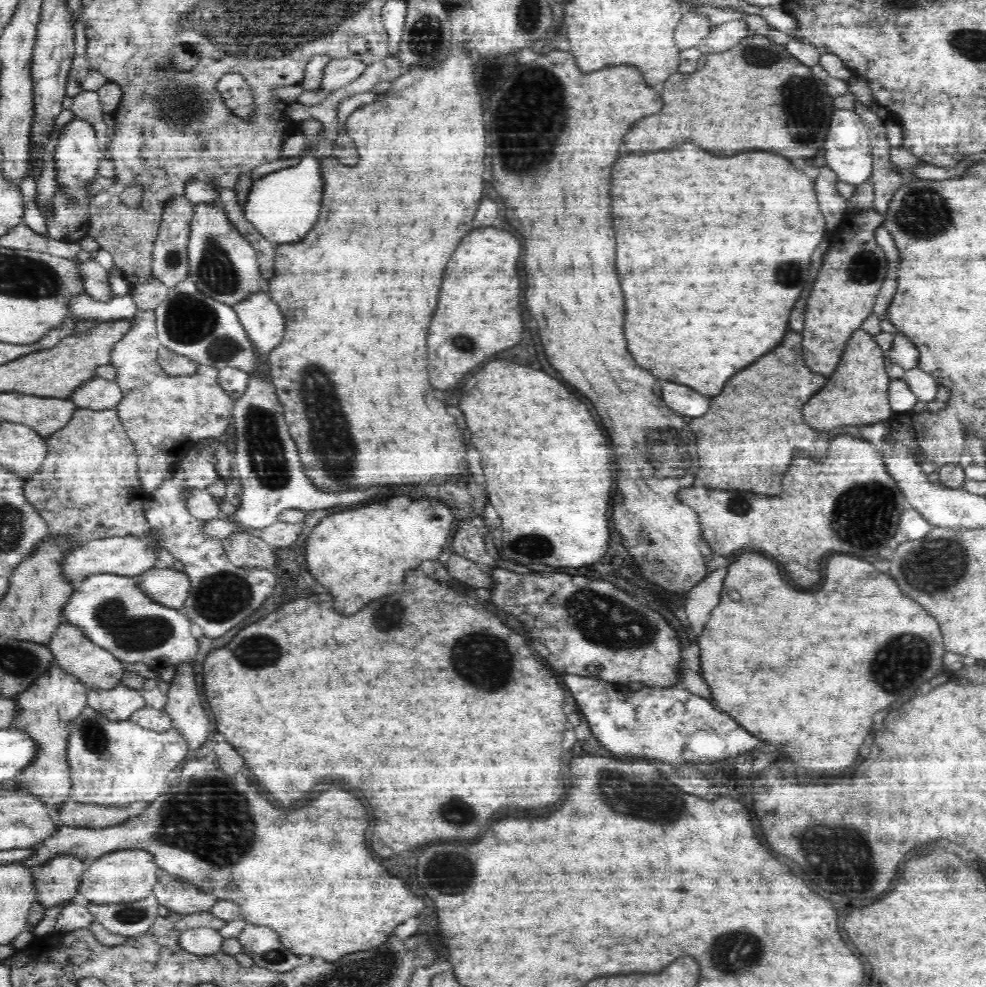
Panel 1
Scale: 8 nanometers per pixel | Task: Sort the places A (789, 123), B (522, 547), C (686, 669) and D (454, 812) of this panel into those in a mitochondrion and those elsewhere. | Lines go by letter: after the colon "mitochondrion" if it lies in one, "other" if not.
A: mitochondrion
B: mitochondrion
C: other
D: mitochondrion

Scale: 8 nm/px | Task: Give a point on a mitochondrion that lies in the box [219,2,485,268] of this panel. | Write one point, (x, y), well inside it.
(424, 44)

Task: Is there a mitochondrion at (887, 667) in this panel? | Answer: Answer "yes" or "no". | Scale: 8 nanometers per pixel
yes

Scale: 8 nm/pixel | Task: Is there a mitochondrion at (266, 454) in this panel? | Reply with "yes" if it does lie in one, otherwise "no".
yes

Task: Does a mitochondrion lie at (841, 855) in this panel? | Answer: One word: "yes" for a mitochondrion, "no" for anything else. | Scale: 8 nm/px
yes

